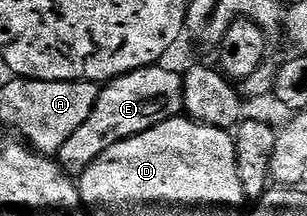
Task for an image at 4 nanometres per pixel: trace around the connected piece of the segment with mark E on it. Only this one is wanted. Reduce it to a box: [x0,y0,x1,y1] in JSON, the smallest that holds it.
[56,65,185,173]

